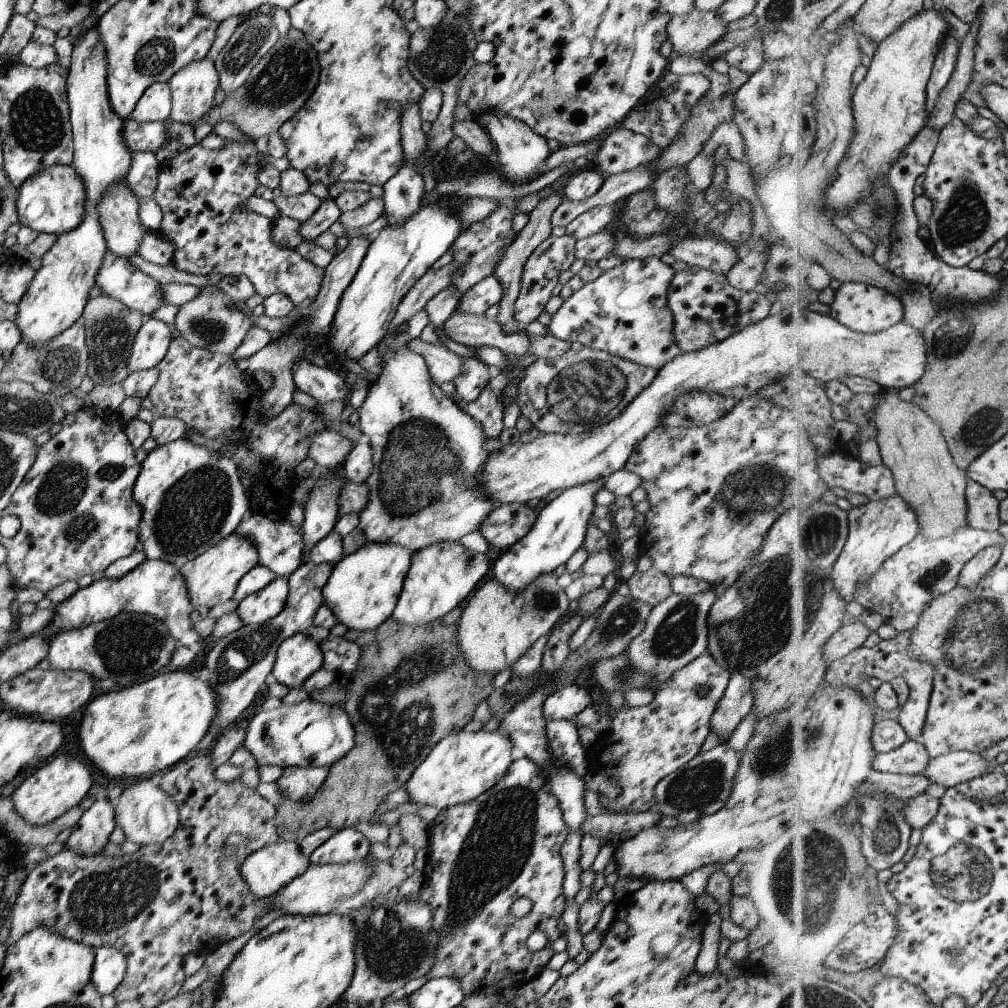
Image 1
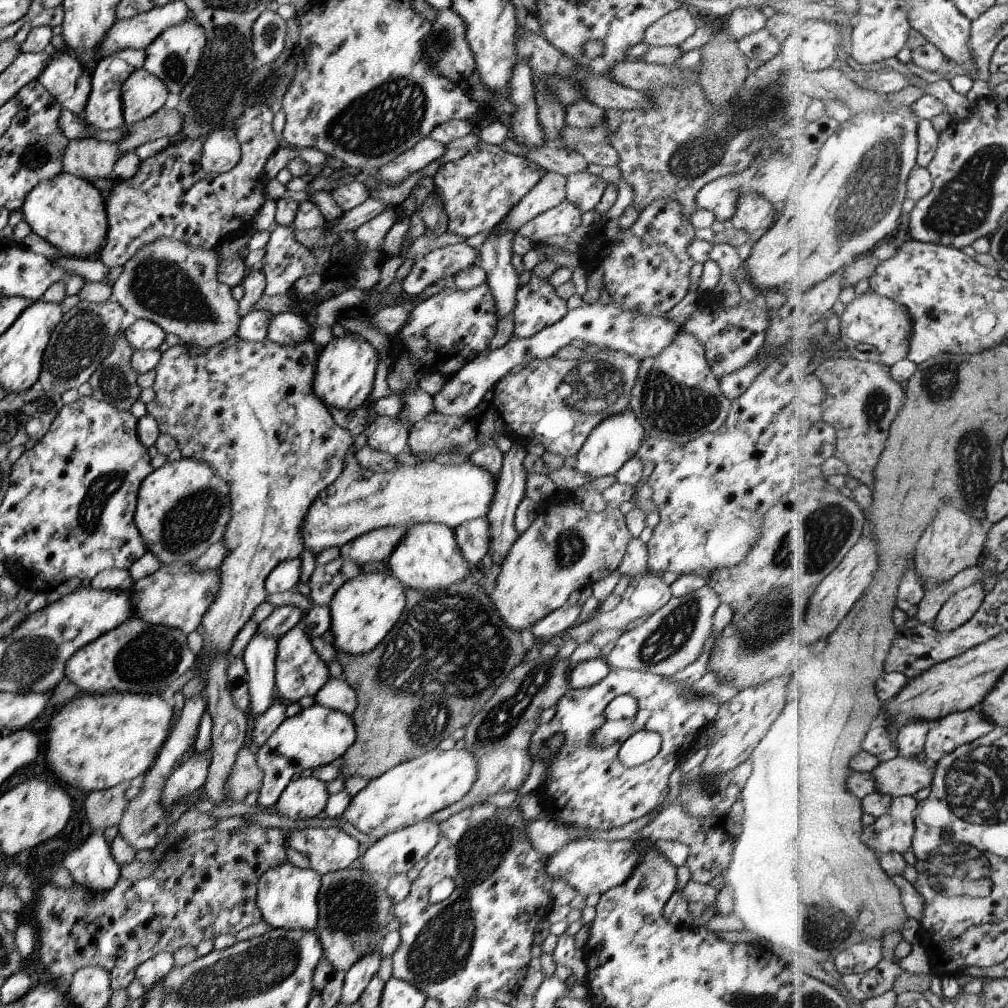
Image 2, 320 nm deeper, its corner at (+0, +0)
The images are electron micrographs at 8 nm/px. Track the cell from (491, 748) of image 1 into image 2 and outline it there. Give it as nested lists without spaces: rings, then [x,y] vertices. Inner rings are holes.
[[[435,748],[369,779],[366,786],[349,799],[343,812],[344,820],[374,842],[386,834],[430,818],[459,800],[474,783],[475,771],[475,759],[464,748],[446,751]]]

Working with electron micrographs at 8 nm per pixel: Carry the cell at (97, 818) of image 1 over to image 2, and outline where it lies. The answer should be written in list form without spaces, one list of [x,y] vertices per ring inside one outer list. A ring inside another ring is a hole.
[[[91,832],[82,845],[65,855],[60,863],[67,868],[75,885],[94,893],[111,890],[120,868],[111,858],[107,845],[102,834]]]

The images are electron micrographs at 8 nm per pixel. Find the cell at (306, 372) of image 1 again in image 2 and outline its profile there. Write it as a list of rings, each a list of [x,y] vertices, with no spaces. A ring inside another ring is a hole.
[[[279,313],[270,316],[266,337],[281,346],[298,343],[301,339],[308,338],[313,324],[306,316],[298,313]]]

